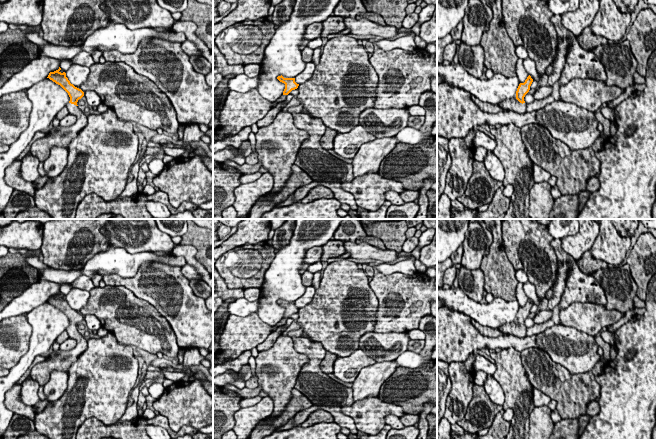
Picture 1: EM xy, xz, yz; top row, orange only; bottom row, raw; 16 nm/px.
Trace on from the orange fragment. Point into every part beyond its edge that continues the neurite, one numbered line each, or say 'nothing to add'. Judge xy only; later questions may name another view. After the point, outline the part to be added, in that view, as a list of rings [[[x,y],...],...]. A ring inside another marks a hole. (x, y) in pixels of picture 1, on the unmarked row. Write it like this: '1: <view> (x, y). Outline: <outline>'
1: xy (57, 361). Outline: [[[68,327],[66,331],[69,337],[77,340],[77,345],[68,351],[53,351],[46,360],[36,364],[32,369],[30,376],[38,382],[39,386],[44,386],[50,379],[53,371],[68,372],[71,365],[87,349],[87,340],[78,332],[78,330]]]

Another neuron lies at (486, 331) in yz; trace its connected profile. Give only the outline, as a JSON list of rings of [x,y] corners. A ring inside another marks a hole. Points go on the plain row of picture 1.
[[[471,319],[471,323],[480,332],[480,334],[482,334],[483,336],[489,337],[489,338],[496,338],[501,335],[504,335],[504,336],[509,335],[509,334],[501,332],[498,328],[494,329],[488,326],[482,326],[473,319]]]

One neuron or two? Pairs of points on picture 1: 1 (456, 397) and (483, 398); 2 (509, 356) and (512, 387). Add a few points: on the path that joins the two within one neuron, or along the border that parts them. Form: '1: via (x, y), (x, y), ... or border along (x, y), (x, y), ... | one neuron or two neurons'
1: border along (474, 384), (472, 399), (466, 414), (461, 419) | two neurons
2: via (509, 364), (509, 372), (512, 379) | one neuron

